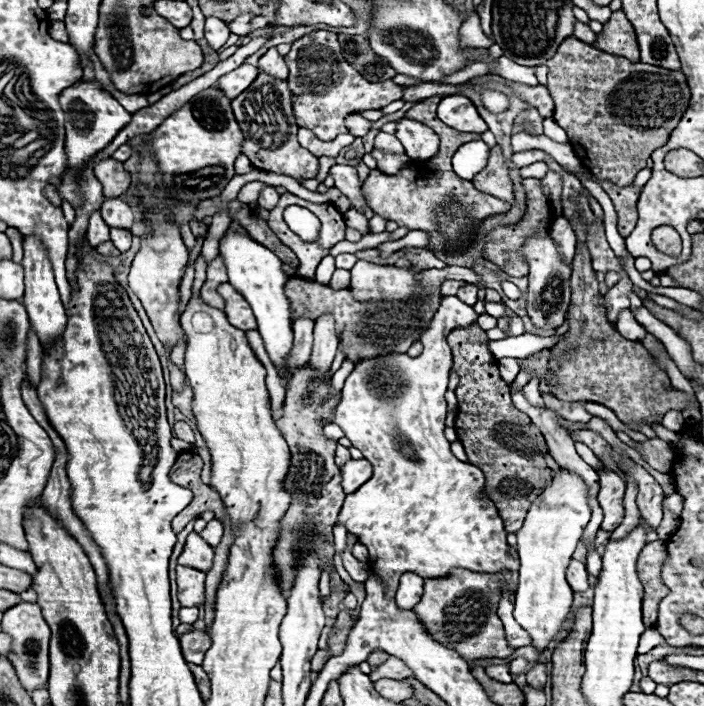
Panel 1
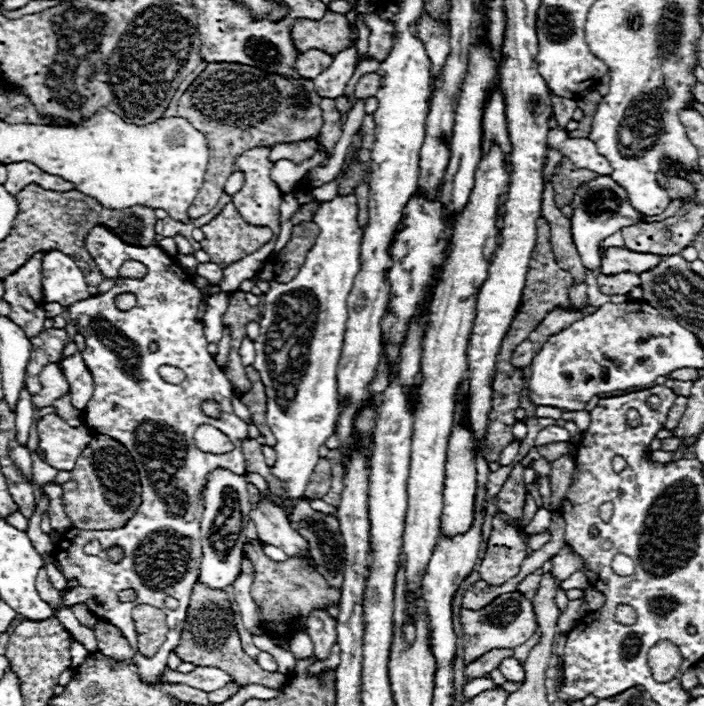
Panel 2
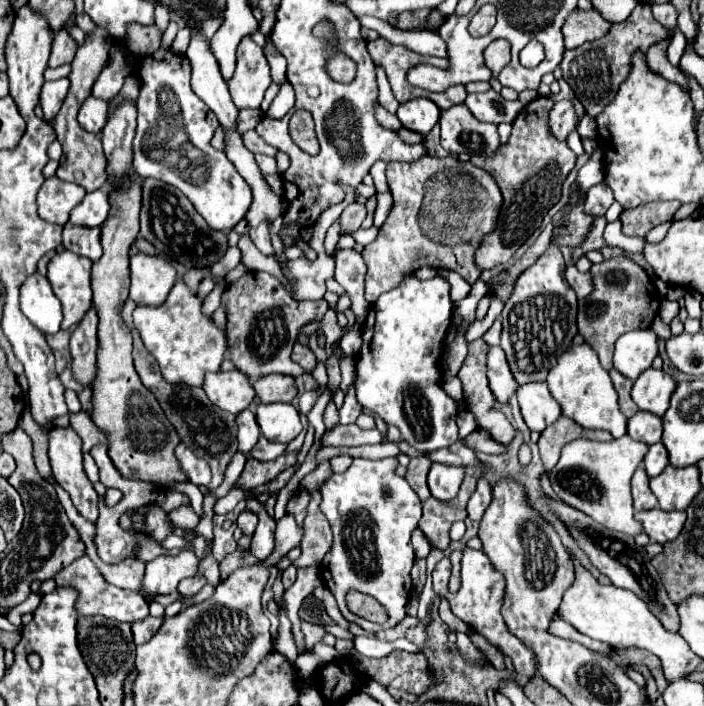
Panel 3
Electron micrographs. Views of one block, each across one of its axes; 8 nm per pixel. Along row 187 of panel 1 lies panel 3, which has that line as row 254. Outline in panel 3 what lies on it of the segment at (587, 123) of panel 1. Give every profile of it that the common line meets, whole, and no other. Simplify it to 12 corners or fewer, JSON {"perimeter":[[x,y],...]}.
{"perimeter":[[626,254],[594,264],[578,332],[612,370],[616,338],[650,328],[660,294]]}

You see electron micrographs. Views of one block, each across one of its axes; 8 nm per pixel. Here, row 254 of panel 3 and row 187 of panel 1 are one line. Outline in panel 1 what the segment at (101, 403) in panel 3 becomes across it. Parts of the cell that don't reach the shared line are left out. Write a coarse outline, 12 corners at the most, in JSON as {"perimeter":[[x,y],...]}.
{"perimeter":[[108,158],[94,166],[106,198],[122,196],[132,174]]}

